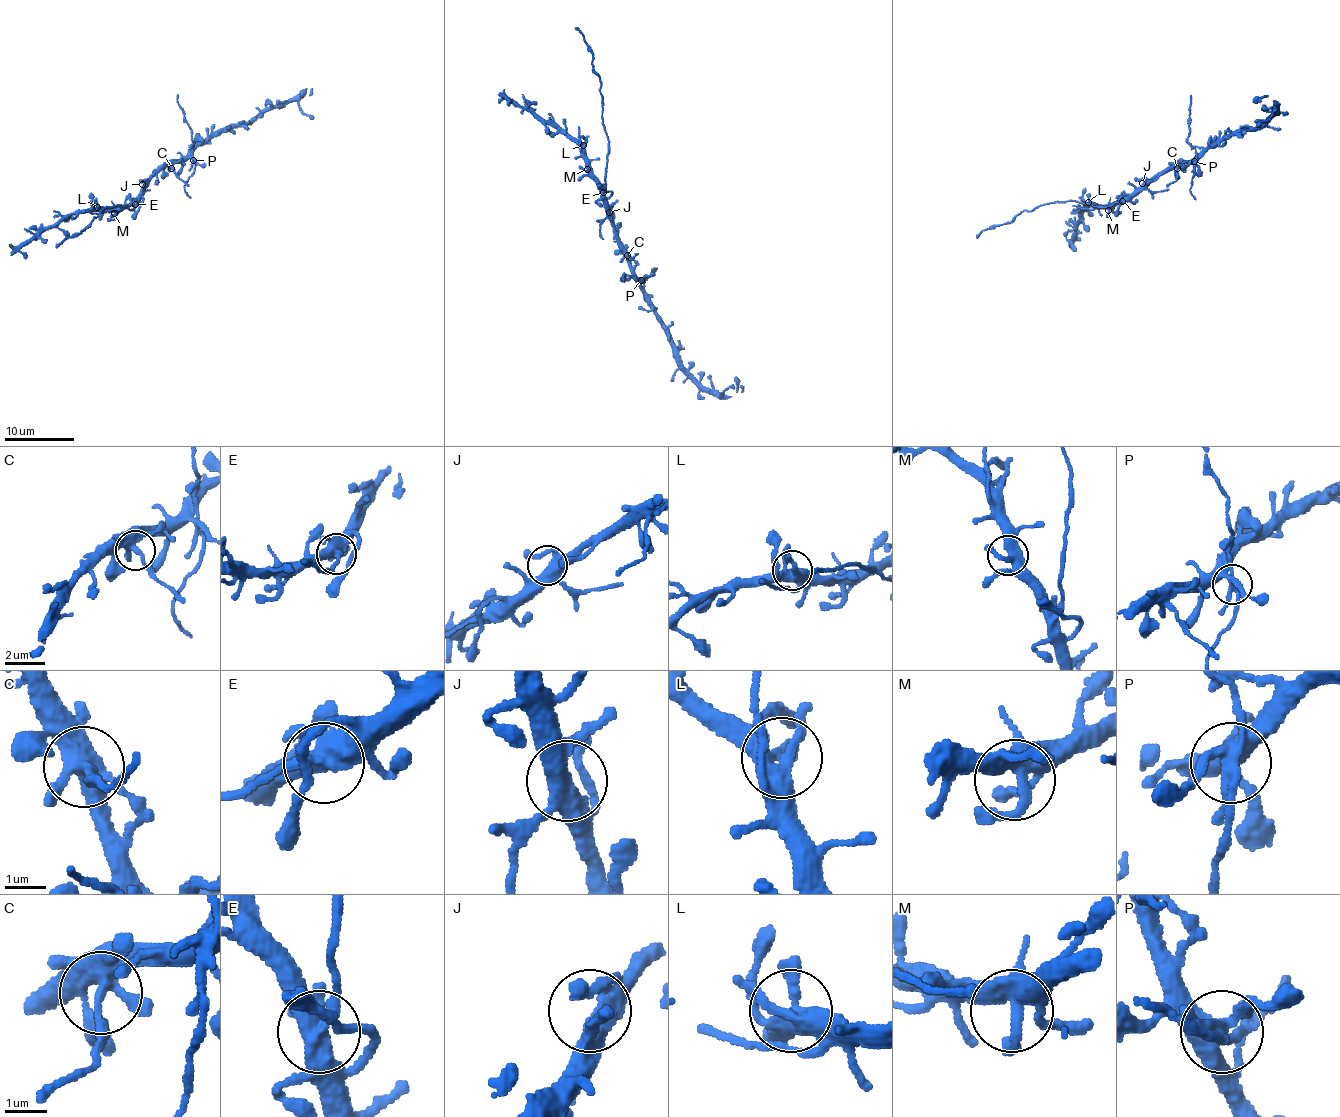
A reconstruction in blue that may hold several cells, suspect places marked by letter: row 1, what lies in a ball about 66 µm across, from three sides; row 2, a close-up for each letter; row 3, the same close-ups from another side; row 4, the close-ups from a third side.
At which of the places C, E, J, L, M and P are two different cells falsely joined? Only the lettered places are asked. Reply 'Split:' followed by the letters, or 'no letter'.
Split: E, P

